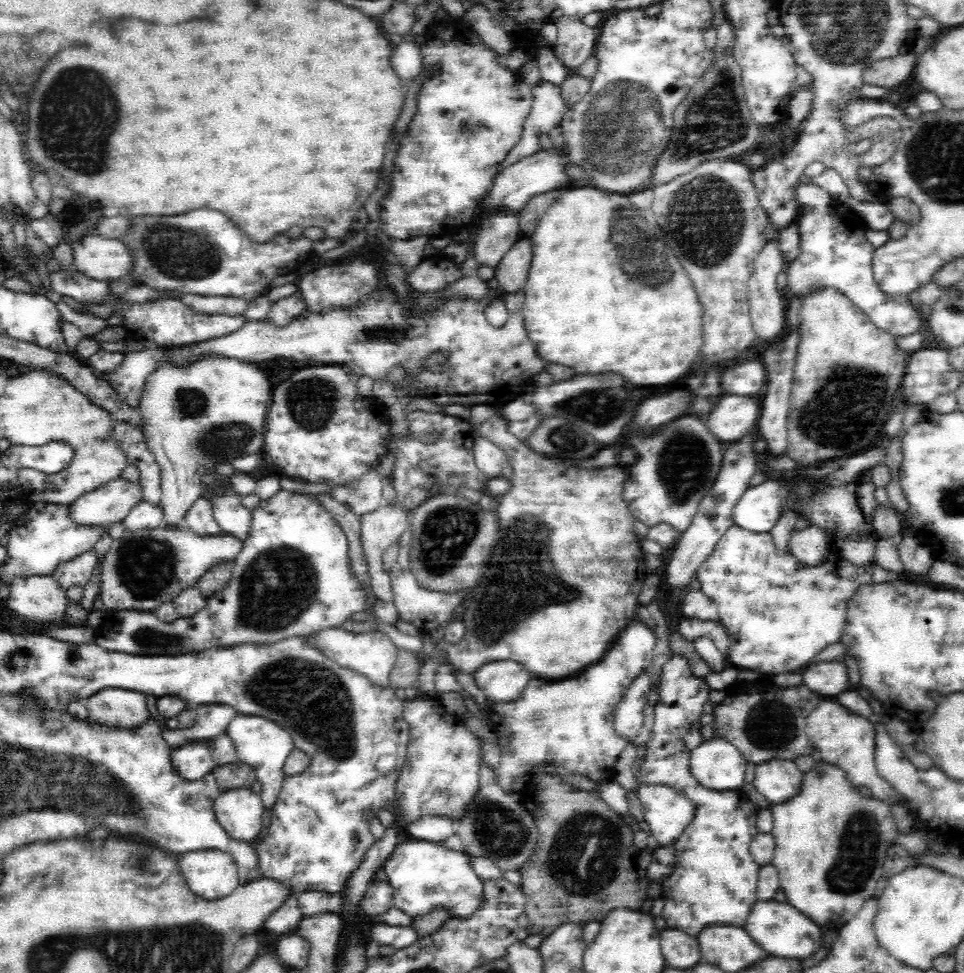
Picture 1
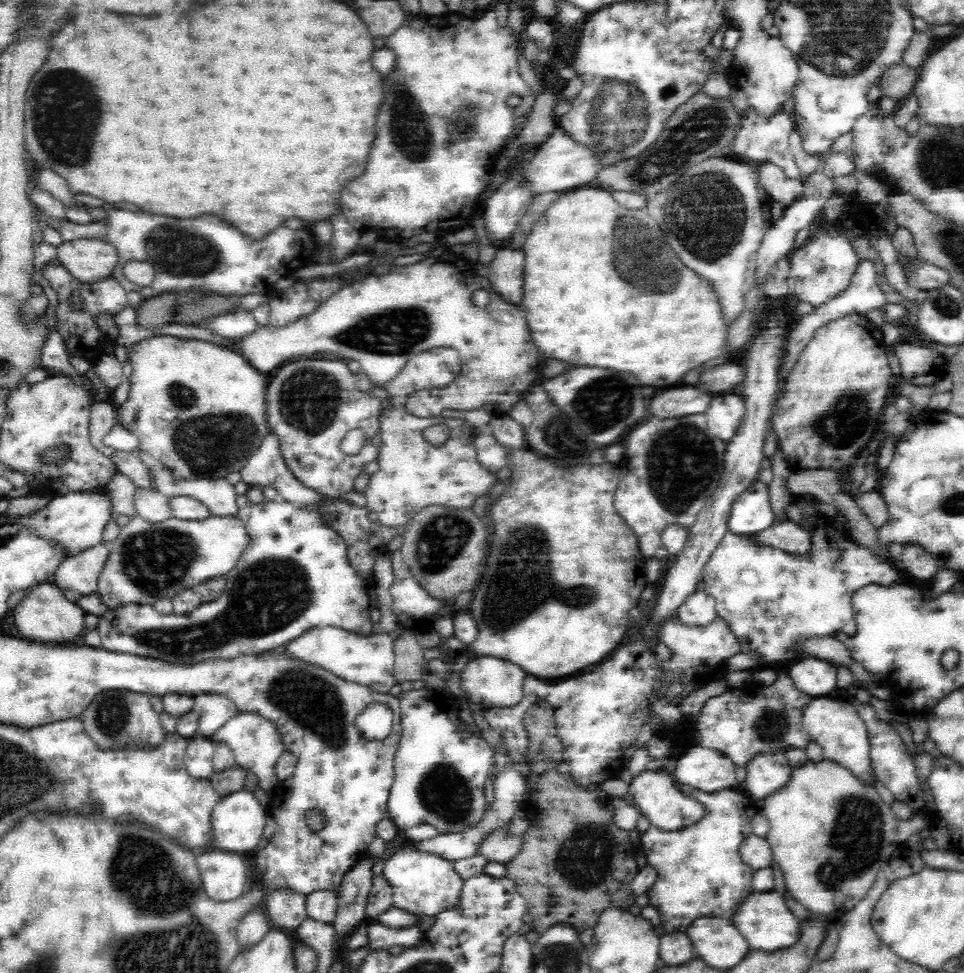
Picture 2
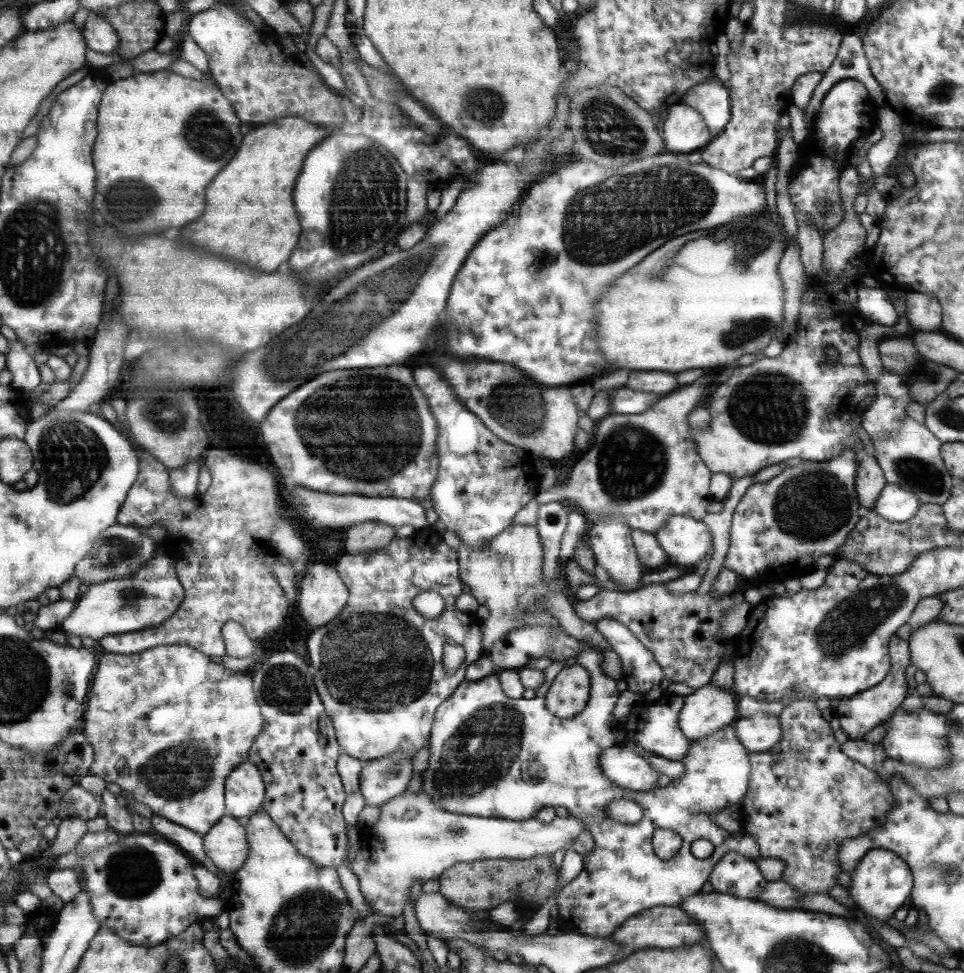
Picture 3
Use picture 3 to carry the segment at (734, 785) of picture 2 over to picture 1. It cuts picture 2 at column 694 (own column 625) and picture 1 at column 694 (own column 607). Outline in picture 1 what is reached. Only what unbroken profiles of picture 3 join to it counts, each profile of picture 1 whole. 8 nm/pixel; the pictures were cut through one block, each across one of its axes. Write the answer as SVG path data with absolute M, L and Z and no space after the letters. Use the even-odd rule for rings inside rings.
M712 737L690 752L690 773L702 786L714 791L743 790L746 761L729 740Z

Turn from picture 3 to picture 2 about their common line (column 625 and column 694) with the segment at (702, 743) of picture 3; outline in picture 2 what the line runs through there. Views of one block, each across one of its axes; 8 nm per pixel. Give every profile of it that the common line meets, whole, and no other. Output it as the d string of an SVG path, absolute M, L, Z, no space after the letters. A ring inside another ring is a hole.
M690 785L681 787L682 792L686 792L688 796L694 797L700 804L702 804L703 806L702 818L698 820L696 824L691 824L686 828L681 828L680 830L672 832L659 830L659 828L651 826L650 824L649 828L646 831L642 832L639 835L635 835L637 844L639 846L642 846L642 850L640 850L640 852L645 853L646 855L647 859L646 864L654 867L654 869L658 871L658 876L656 876L654 884L652 884L652 886L650 886L650 888L646 890L646 894L648 895L649 898L648 905L656 908L658 914L660 915L662 924L660 924L659 930L661 933L686 933L686 930L688 930L690 924L694 923L694 920L706 916L714 916L722 919L732 920L734 912L737 911L738 904L741 904L742 900L744 900L746 896L749 896L749 894L752 894L753 892L752 876L754 876L755 870L752 867L750 867L750 865L742 861L740 853L738 853L738 850L741 847L742 840L745 840L746 836L750 836L750 834L753 833L751 826L752 820L754 816L756 816L756 814L760 813L757 807L757 801L751 800L750 796L740 792L739 789L722 789L721 791L707 793L697 788L690 788Z

